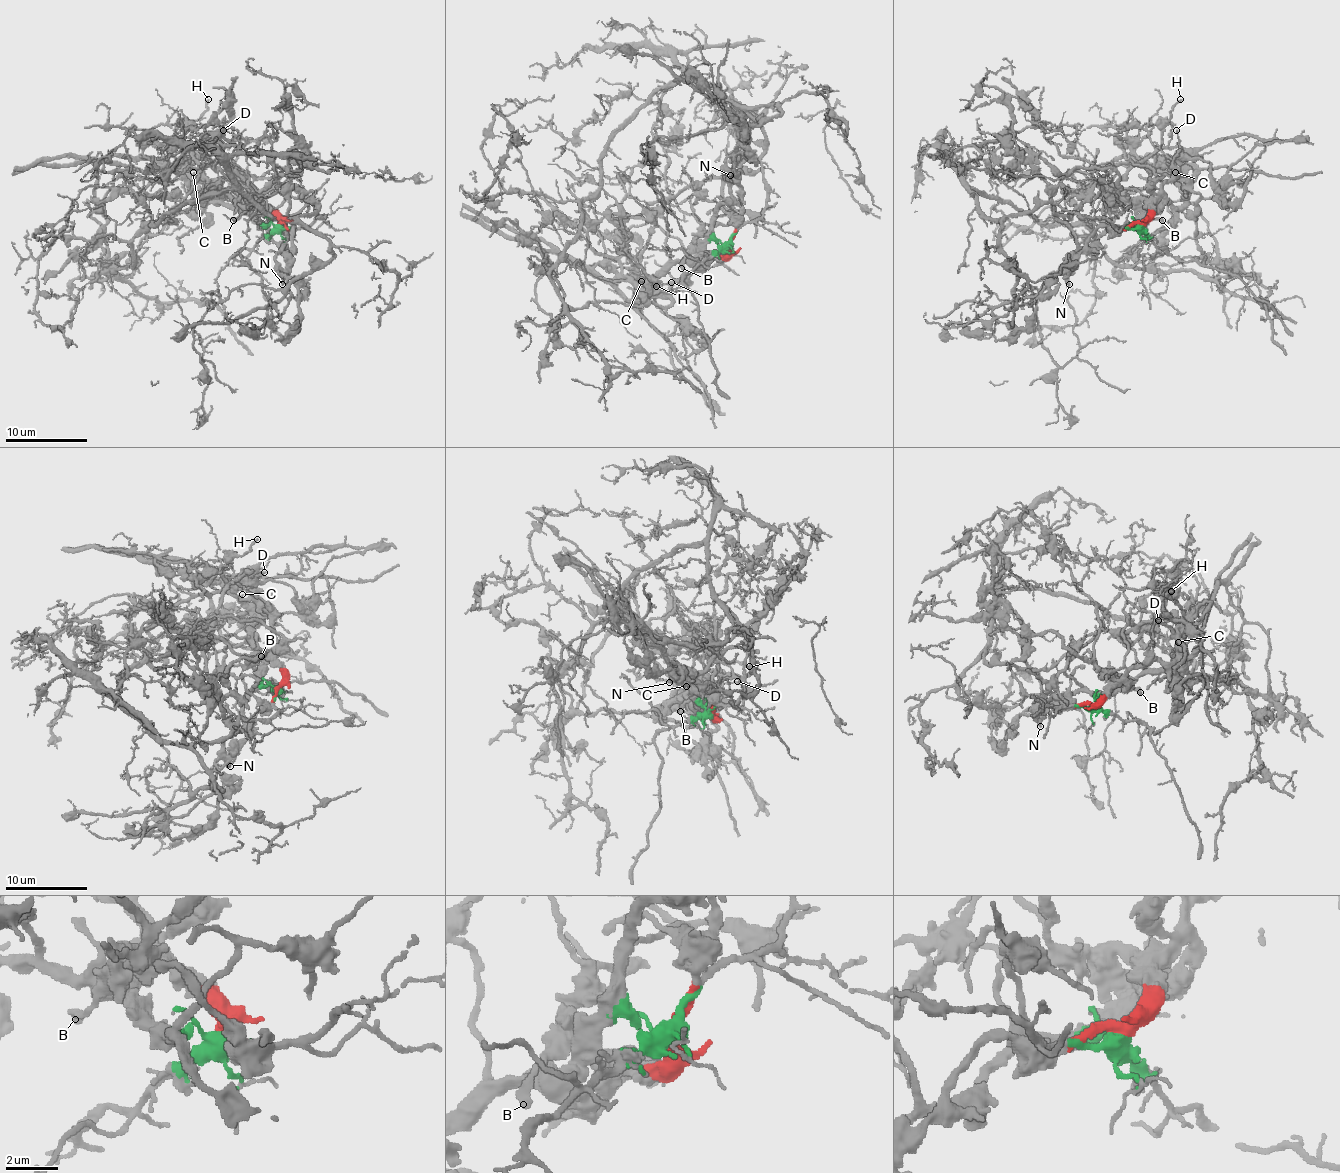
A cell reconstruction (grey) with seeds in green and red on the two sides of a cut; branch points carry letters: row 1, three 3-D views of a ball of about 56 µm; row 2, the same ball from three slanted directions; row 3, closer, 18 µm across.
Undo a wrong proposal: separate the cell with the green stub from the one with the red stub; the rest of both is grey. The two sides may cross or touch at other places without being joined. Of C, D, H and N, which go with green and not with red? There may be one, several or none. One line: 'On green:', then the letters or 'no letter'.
On green: D, N

